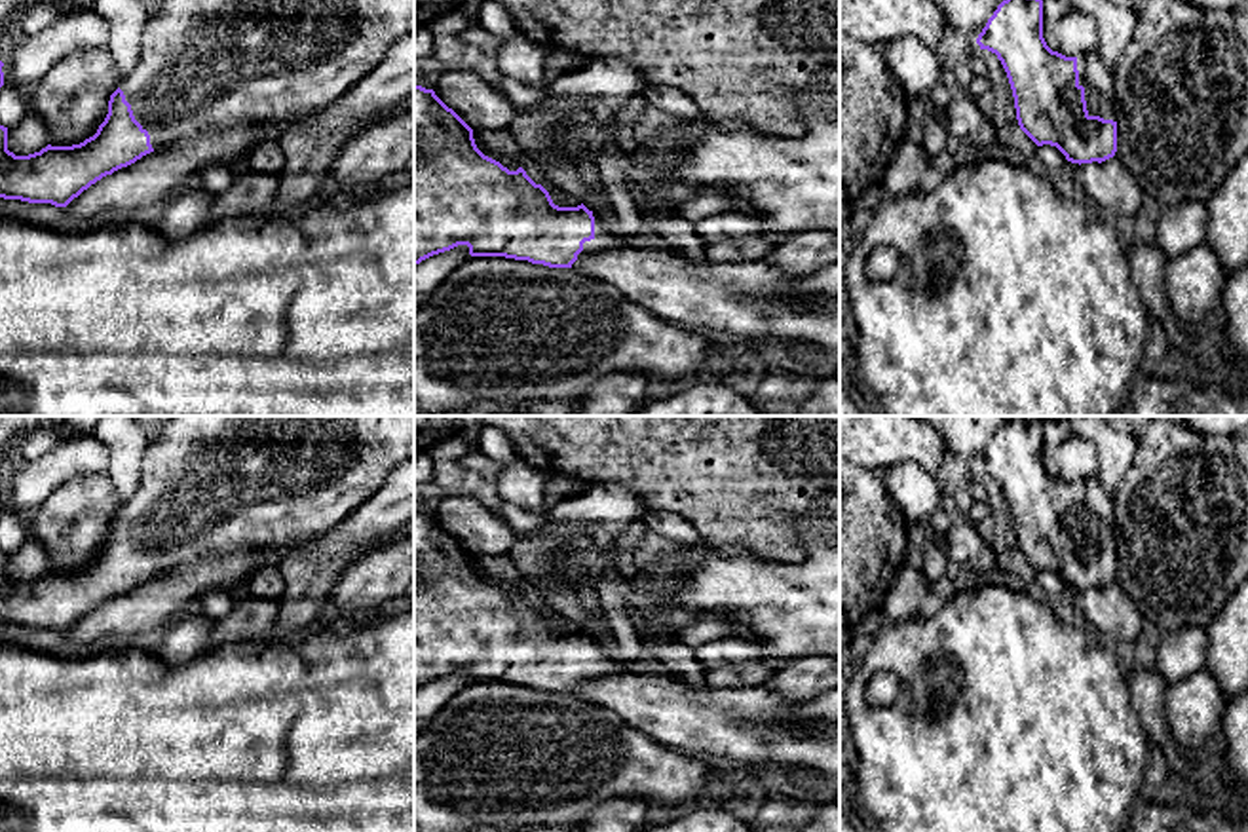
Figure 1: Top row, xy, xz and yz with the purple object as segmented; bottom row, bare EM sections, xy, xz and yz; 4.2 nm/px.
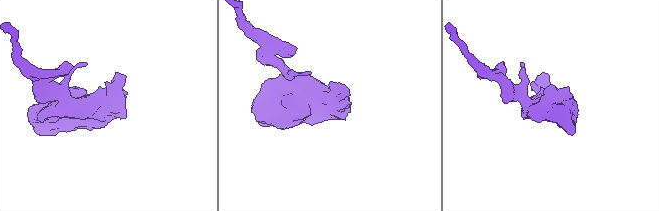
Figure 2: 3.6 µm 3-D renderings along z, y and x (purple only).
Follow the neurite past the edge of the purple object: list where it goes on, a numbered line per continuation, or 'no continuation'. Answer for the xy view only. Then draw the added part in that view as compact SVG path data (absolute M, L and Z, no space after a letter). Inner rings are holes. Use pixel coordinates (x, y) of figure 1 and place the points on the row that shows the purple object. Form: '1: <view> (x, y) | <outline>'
1: xy (204, 63) | M163 0L152 9L137 65L123 74L120 89L135 120L150 135L152 148L186 139L198 131L234 122L274 122L293 114L313 114L342 99L386 55L388 47L414 30L414 0Z

